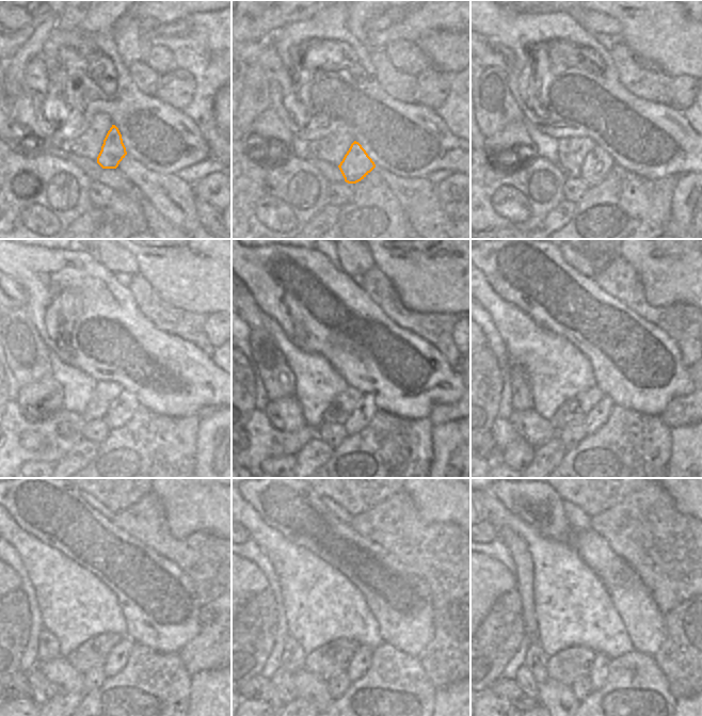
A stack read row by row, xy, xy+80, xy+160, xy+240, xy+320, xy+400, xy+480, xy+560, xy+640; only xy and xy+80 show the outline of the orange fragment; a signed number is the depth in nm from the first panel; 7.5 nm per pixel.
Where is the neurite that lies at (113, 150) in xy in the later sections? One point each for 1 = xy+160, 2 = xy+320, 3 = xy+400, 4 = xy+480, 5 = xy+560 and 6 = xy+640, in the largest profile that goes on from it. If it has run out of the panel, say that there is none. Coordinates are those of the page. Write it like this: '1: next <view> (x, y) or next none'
1: next xy+160 (597, 163)
2: next xy+320 (366, 409)
3: next xy+400 (597, 416)
4: next xy+480 (116, 659)
5: next xy+560 (361, 662)
6: next xy+640 (600, 670)

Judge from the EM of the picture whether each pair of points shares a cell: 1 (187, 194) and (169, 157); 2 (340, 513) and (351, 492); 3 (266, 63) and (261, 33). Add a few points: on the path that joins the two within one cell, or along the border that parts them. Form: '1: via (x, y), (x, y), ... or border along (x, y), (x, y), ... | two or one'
1: border along (150, 169), (156, 172), (175, 175) | two
2: border along (321, 496), (330, 496), (353, 515) | two
3: border along (269, 40), (242, 43) | two

